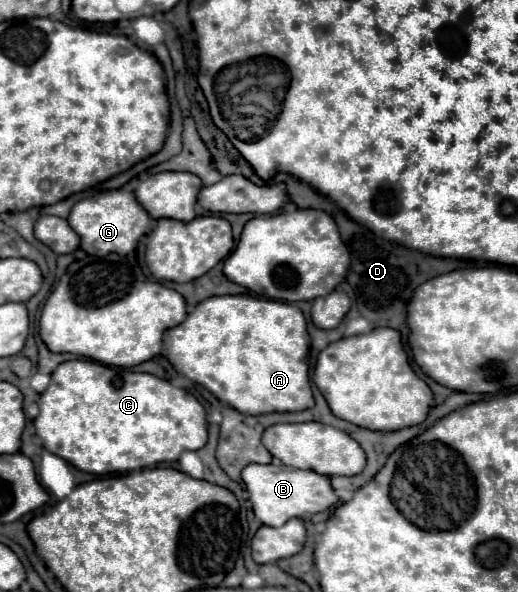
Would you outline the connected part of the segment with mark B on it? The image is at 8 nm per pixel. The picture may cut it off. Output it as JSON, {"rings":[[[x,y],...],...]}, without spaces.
{"rings":[[[250,463],[248,467],[244,467],[240,477],[246,485],[248,495],[250,495],[252,511],[254,511],[256,519],[262,525],[270,525],[270,527],[280,527],[292,517],[302,519],[306,515],[320,513],[338,501],[334,489],[330,485],[330,479],[326,475],[316,473],[316,471],[304,471],[304,469],[294,469],[294,467],[286,467],[286,465],[272,465],[272,463],[270,465]]]}

